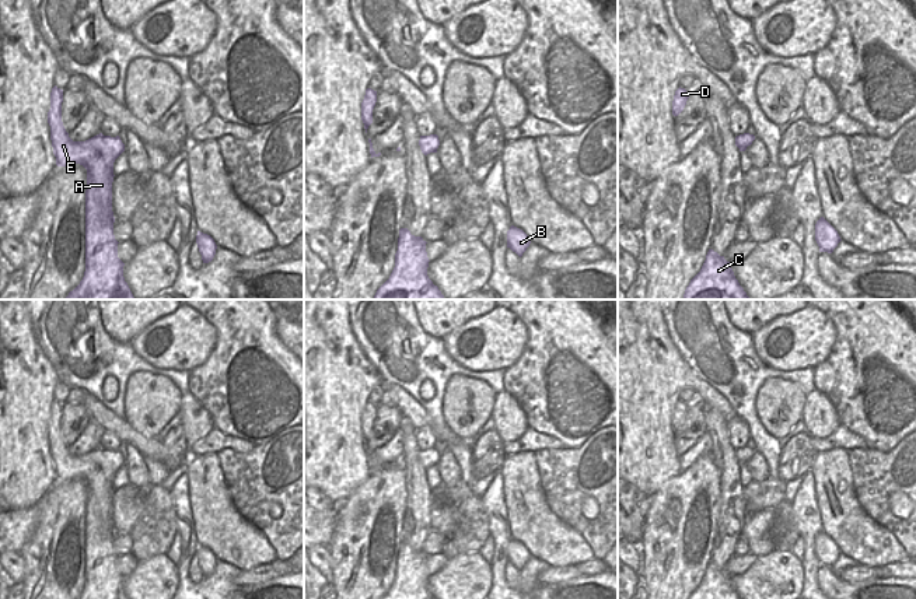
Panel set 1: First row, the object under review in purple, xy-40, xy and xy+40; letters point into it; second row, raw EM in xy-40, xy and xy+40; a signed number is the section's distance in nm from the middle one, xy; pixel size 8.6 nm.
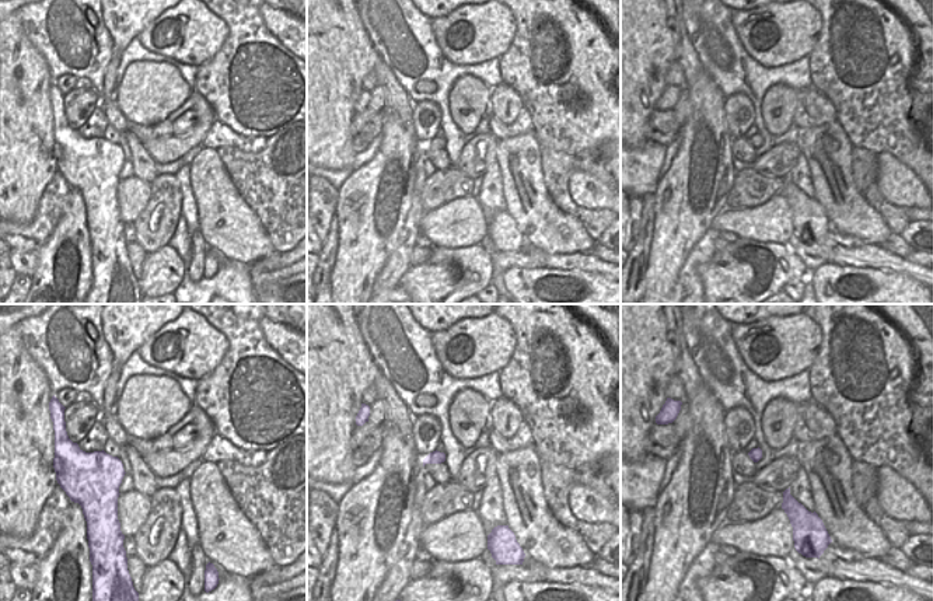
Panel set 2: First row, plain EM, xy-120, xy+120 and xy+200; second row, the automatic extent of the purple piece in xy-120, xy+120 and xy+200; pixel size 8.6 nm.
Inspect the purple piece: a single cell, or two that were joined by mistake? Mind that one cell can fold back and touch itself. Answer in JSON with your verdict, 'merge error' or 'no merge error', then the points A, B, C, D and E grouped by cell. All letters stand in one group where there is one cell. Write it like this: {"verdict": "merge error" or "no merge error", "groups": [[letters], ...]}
{"verdict": "no merge error", "groups": [["A", "B", "C", "D", "E"]]}

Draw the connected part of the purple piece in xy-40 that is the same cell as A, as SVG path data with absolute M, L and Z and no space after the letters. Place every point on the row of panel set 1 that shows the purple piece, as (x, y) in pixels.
M63 90L50 92L48 123L57 167L80 164L87 169L85 190L85 272L64 300L134 300L123 277L113 235L113 162L125 151L120 137L102 133L73 141L62 122Z

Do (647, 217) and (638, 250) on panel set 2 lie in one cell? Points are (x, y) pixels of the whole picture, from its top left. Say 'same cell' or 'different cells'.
same cell

